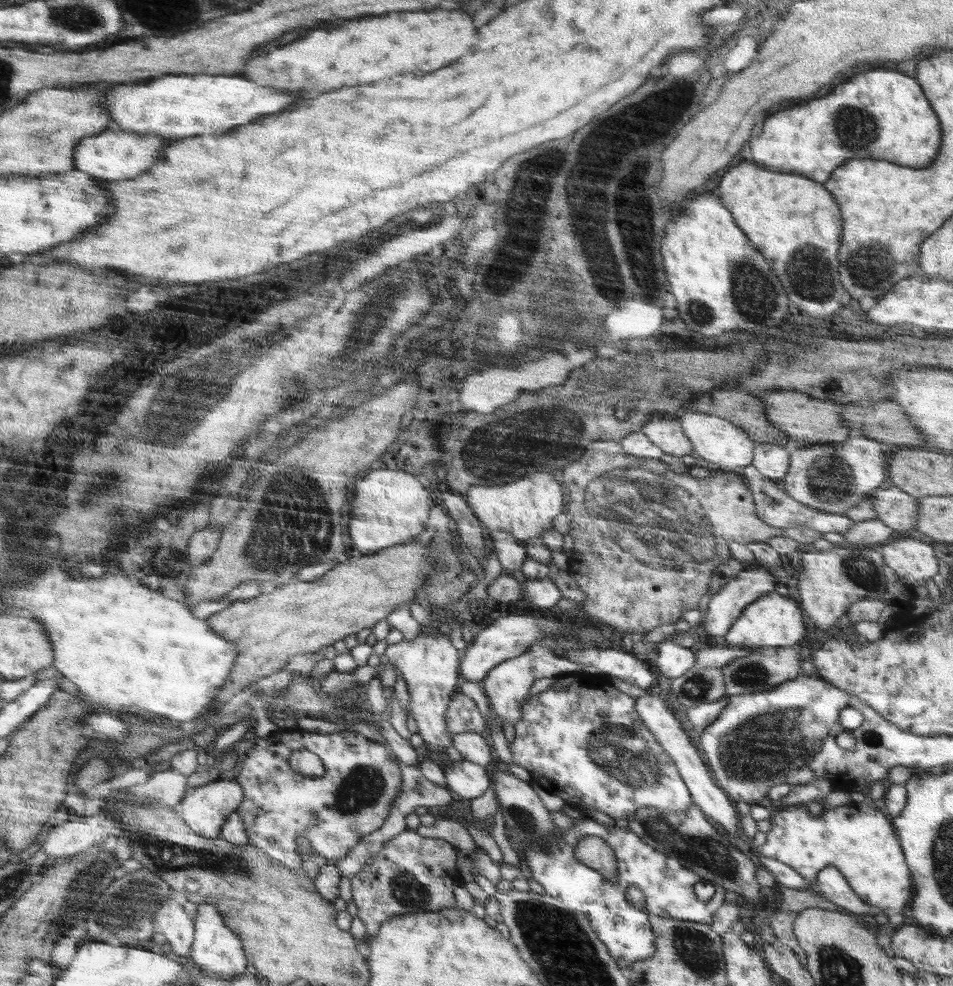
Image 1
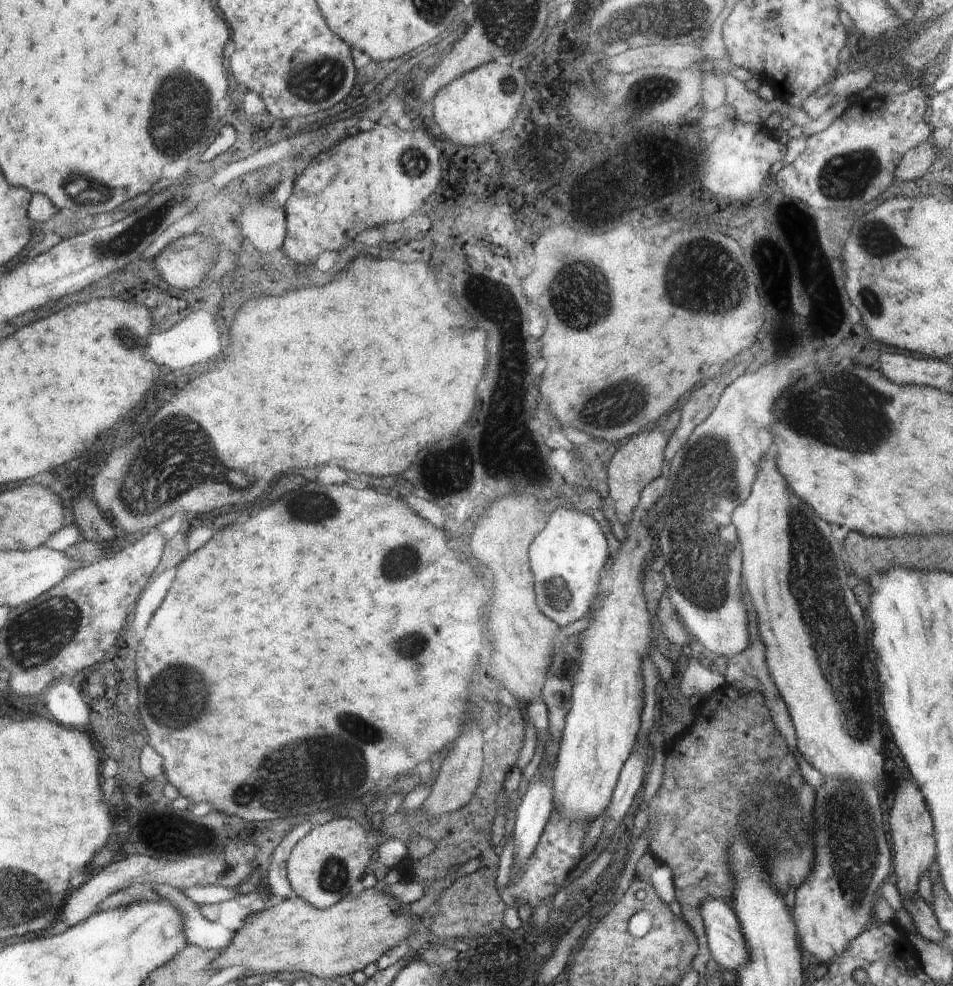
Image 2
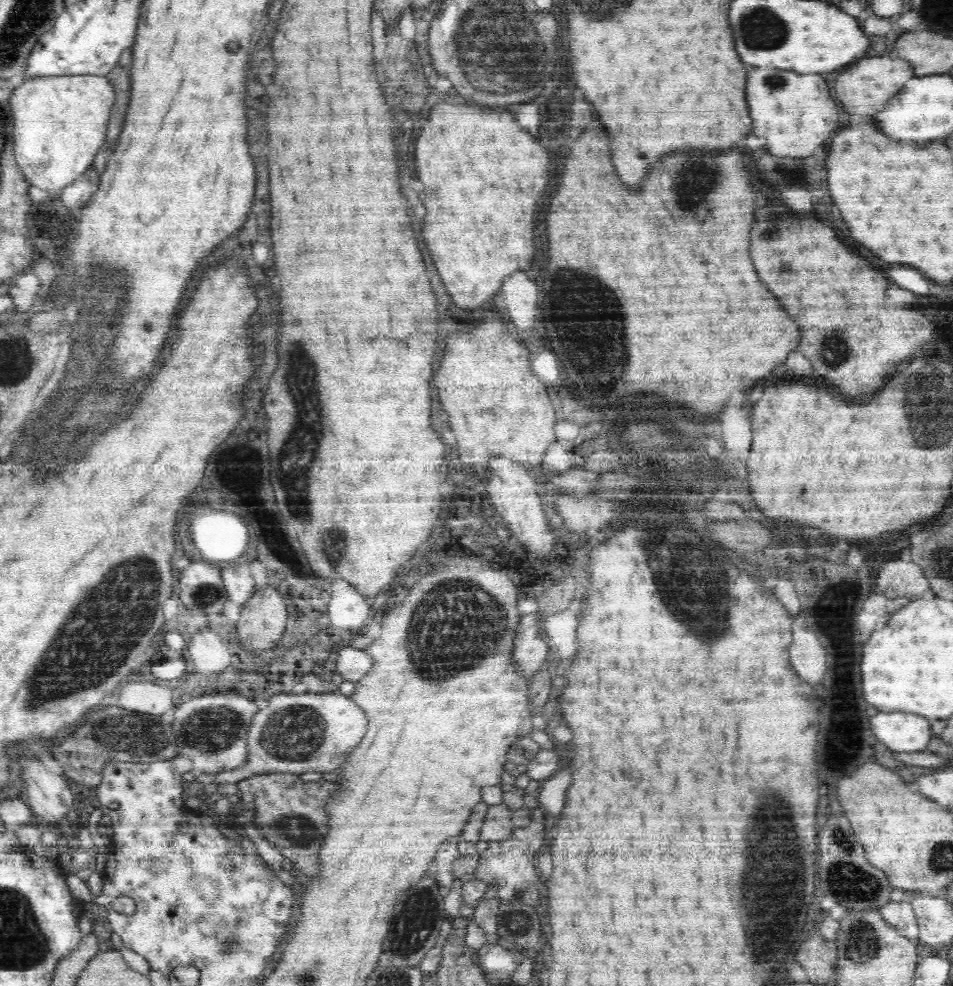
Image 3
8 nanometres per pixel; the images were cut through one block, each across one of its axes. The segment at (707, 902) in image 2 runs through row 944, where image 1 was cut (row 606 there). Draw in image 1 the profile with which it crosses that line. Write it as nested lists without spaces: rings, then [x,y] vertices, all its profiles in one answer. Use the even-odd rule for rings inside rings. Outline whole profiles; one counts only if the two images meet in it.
[[[758,564],[748,566],[740,571],[733,580],[730,580],[714,597],[710,599],[707,613],[703,616],[702,622],[695,631],[697,636],[724,636],[732,623],[742,614],[742,611],[755,600],[768,595],[776,588],[775,578],[766,570],[766,567]]]

